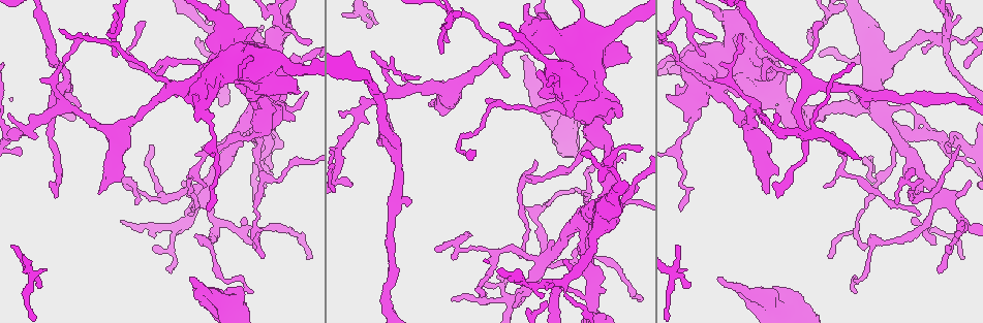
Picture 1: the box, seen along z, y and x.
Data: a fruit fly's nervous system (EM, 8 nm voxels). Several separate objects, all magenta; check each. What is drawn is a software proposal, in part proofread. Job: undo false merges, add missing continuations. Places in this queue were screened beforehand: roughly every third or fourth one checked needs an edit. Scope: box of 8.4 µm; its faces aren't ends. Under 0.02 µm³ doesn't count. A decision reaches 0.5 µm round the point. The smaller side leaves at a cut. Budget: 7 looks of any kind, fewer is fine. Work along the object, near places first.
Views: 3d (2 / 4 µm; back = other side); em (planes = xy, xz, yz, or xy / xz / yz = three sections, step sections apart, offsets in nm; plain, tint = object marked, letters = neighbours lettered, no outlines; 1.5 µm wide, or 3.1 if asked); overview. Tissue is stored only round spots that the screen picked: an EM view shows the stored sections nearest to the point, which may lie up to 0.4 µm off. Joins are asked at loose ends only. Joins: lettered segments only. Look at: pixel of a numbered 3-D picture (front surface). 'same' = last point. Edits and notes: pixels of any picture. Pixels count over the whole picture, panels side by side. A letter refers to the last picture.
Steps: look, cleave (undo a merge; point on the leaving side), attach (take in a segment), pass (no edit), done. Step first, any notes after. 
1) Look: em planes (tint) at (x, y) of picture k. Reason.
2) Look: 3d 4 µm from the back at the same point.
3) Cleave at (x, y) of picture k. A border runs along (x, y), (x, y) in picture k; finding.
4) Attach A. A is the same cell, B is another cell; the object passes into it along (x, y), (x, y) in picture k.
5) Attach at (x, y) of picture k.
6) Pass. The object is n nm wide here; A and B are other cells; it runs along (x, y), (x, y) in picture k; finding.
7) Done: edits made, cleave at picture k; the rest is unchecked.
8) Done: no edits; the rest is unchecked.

Look: 3d 2 µm at (525, 56) of picture 1. Free end.

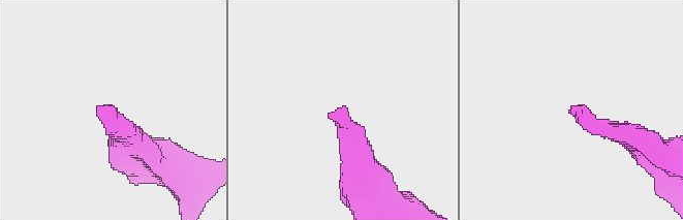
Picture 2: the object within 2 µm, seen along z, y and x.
Look: em xy step 8 (letters) at (570, 106) of picture 2. Need the tissue.

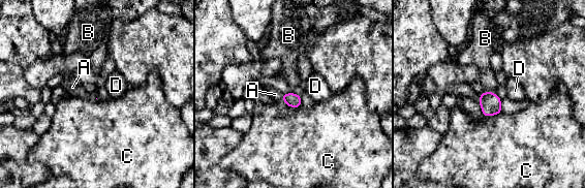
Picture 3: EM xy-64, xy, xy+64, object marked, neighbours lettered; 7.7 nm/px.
Look: em planes (letters) at the same point.

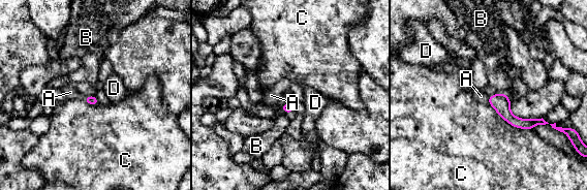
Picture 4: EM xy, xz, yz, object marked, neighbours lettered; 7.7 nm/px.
Attach A. A is the same cell, B, C and D are other cells; the object passes into it along (500, 102), (488, 98), (481, 96) in picture 4; it goes on there.

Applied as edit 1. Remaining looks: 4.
Look: 3d 2 µm at (389, 115) of picture 1. Thin end.

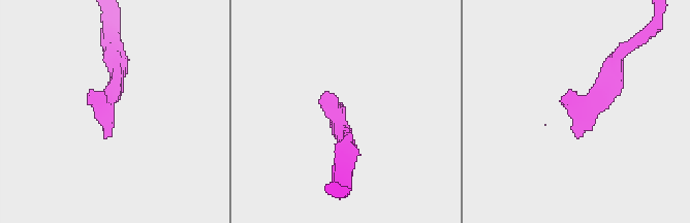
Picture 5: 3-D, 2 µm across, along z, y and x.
Look: em xy step 4 (tint) at (339, 104) of picture 5.

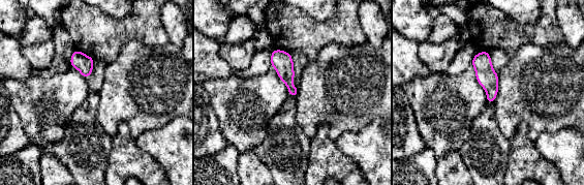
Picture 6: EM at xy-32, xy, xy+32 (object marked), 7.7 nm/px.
Look: em planes (letters) at the same point.

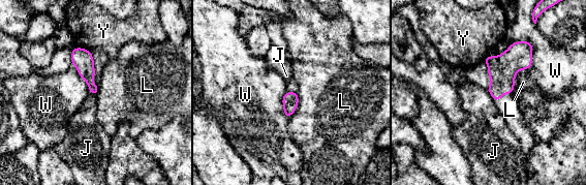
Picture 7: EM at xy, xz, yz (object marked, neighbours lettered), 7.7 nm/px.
Pass. The object is 130 nm wide here; J, L, W and Y are other cells; a border runs along (529, 68), (517, 72), (512, 93) in picture 7; none of them fits.

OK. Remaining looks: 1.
Done: edits made, attach at picture 4; the rest is unchecked.

